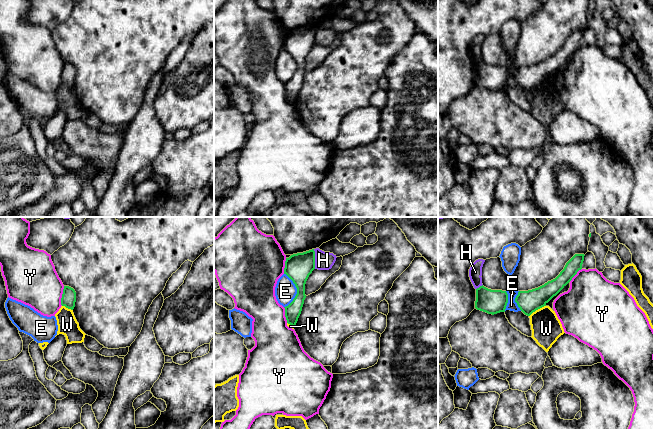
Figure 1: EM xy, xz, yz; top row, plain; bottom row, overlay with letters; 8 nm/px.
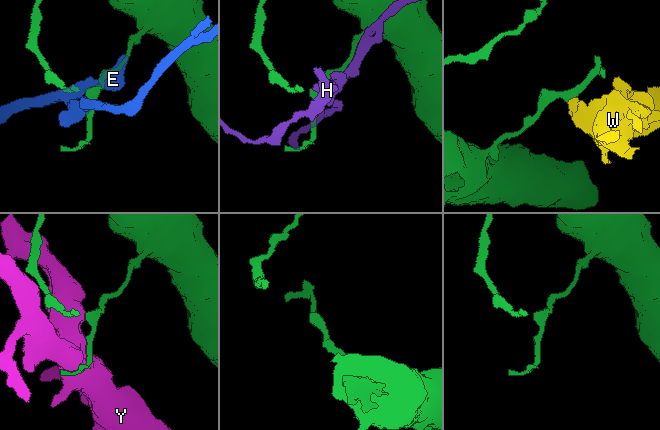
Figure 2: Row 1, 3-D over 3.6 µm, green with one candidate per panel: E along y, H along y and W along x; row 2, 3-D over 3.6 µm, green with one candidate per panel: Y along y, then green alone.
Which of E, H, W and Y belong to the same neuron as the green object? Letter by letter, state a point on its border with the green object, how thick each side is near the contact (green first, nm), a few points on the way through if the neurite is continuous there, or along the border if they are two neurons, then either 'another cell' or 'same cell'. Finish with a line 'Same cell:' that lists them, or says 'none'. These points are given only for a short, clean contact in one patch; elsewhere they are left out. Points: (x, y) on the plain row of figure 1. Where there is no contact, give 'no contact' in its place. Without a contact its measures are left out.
E: contact xz (297, 66); calibres 220 and 180 nm; another cell
H: contact xz (314, 35); calibres 220 and 140 nm; another cell
W: contact yz (537, 85); calibres 180 and 240 nm; border yz (545, 81), (536, 85), (529, 92); another cell
Y: contact xy (62, 72); calibres 120 and 380 nm; another cell
Same cell: none

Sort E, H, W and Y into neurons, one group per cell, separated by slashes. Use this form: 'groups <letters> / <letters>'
groups E / H / W / Y

